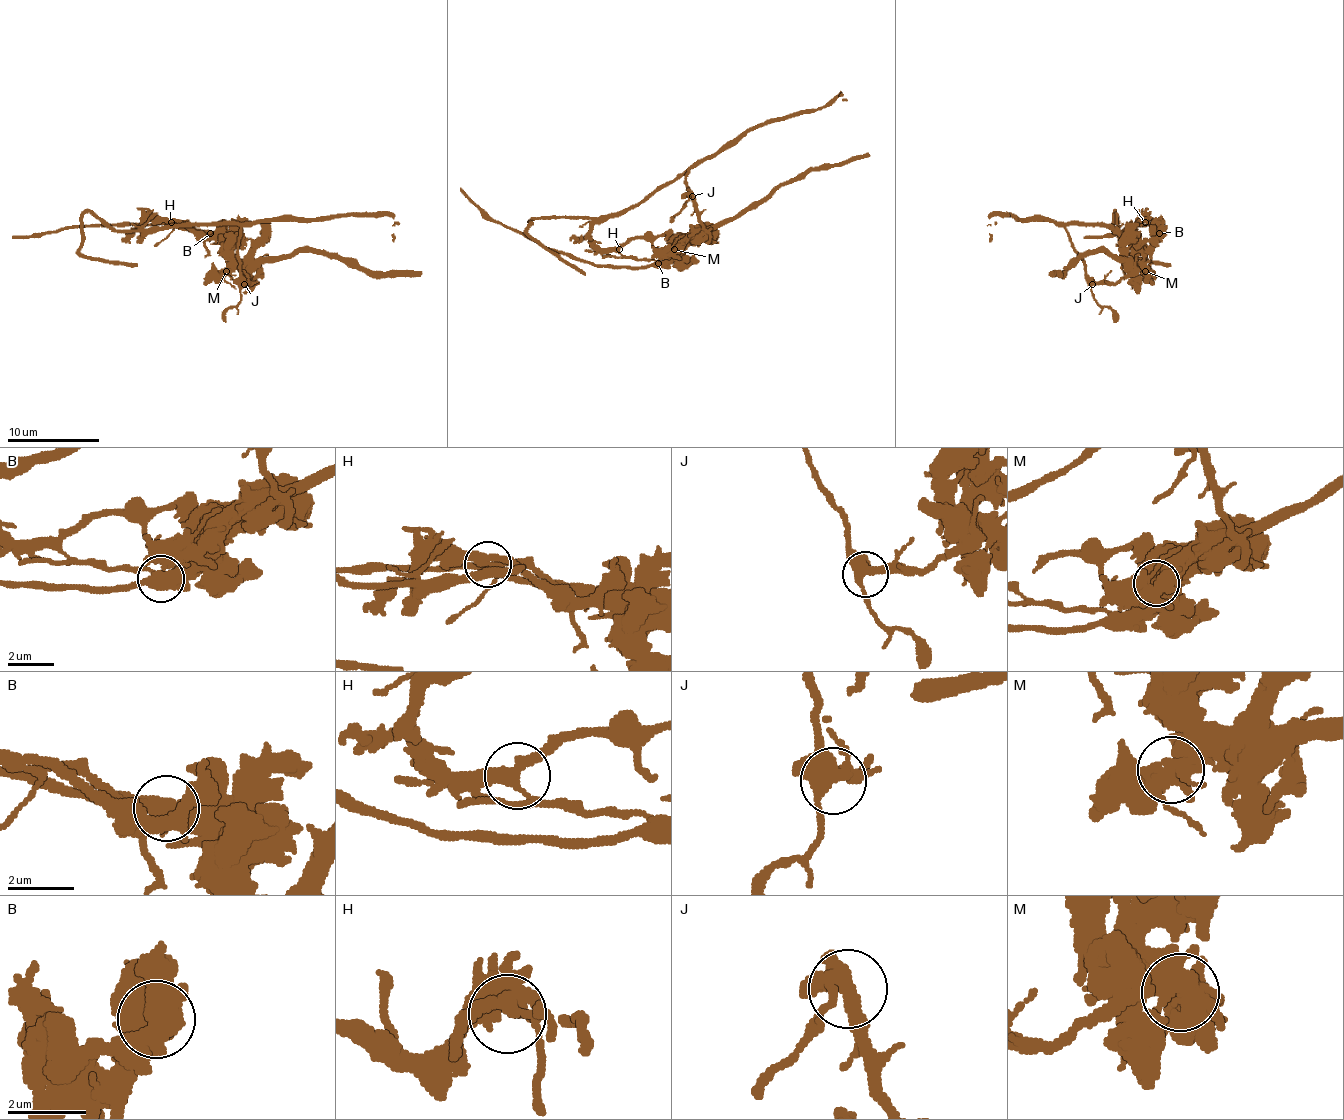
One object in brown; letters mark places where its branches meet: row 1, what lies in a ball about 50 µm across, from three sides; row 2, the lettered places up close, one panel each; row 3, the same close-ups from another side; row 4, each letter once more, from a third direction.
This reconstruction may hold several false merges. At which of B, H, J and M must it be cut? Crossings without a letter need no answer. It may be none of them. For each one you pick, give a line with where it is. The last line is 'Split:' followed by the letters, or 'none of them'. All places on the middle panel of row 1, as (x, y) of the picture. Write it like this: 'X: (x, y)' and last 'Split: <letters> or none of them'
B: (658, 263)
Split: B

